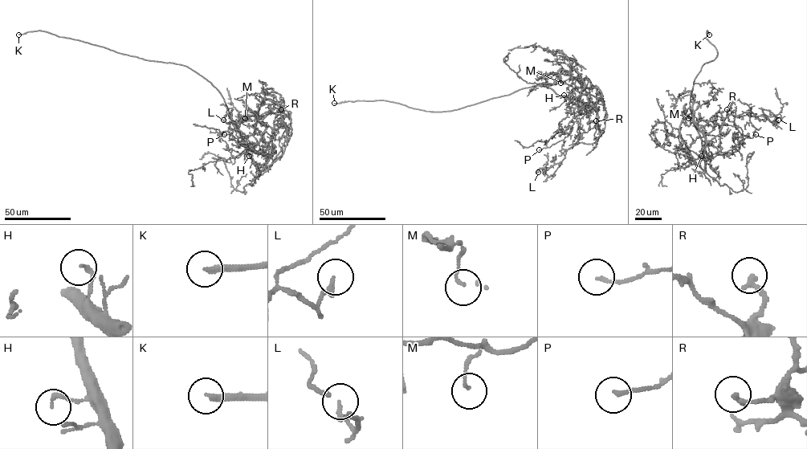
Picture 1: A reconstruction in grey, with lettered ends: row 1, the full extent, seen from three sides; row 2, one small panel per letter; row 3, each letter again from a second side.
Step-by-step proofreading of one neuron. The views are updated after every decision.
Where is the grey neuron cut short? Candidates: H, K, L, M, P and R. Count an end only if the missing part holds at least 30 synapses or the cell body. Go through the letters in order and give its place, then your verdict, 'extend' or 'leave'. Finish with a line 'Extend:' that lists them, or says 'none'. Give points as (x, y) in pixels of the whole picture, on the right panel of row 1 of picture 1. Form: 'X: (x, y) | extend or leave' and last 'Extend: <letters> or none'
H: (701, 156) | leave
K: (709, 34) | extend
L: (778, 120) | leave
M: (688, 118) | leave
P: (756, 134) | leave
R: (727, 109) | leave
Extend: K

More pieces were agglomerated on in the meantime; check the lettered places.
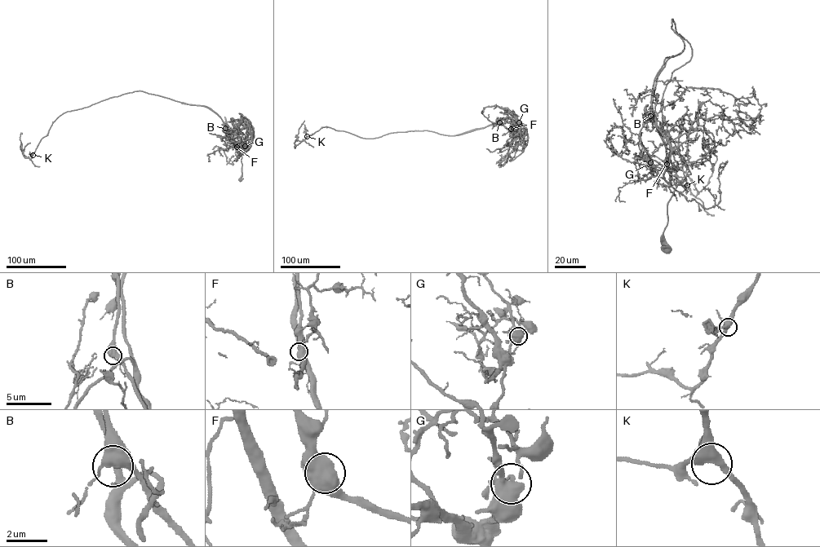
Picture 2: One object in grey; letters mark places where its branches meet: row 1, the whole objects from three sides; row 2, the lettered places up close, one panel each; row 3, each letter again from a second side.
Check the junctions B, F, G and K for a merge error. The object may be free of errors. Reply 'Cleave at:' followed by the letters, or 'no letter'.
Cleave at: G

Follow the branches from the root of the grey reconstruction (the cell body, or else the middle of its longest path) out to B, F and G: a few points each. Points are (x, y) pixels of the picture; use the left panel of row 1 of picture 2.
B: (240, 178), (241, 156), (225, 128)
F: (240, 178), (241, 156), (237, 152), (237, 147)
G: (240, 178), (241, 156), (237, 152), (241, 154), (246, 146)

